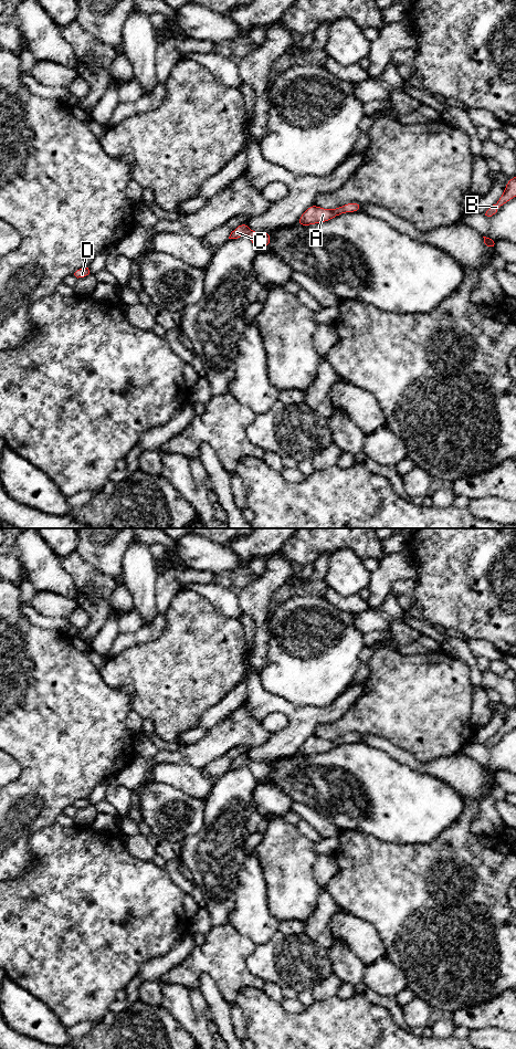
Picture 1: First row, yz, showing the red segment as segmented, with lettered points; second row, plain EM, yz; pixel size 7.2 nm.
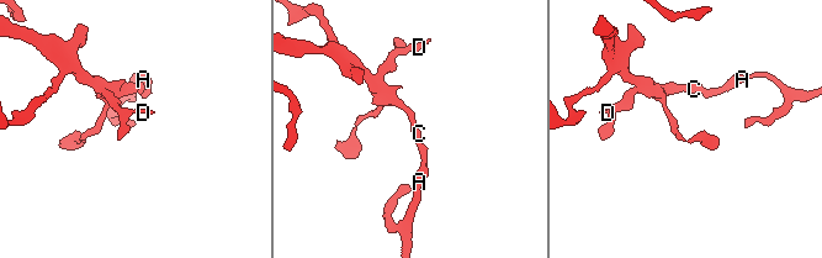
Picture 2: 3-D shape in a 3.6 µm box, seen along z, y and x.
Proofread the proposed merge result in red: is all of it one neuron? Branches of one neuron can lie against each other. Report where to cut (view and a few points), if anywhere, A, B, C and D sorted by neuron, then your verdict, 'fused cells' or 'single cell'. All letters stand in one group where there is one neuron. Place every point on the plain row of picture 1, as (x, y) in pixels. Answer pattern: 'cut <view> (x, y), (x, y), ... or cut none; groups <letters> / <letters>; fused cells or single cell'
cut none; groups A B C D; single cell

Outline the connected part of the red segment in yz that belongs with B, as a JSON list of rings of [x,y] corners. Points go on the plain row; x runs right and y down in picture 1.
[[[516,707],[510,709],[507,712],[506,718],[504,720],[503,725],[497,731],[495,735],[493,735],[485,744],[487,747],[492,747],[497,743],[497,741],[504,736],[506,733],[510,732],[514,727],[516,727]]]

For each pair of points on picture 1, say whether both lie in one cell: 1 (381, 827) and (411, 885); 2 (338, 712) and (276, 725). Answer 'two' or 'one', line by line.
1: two
2: two

